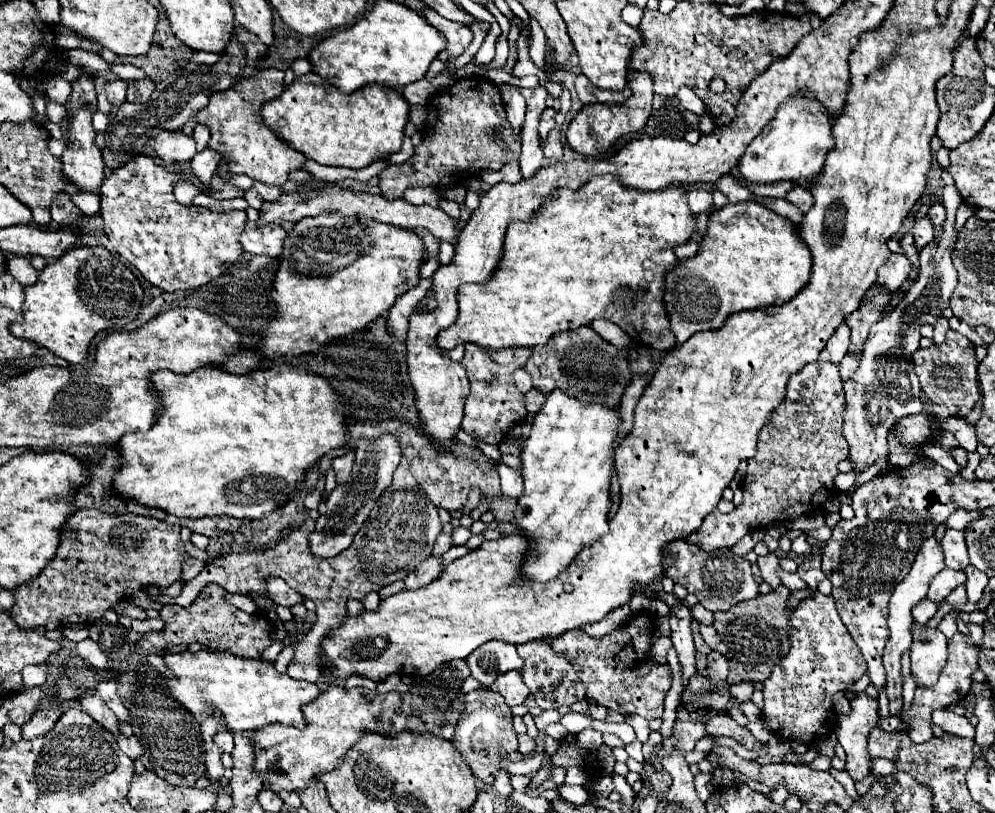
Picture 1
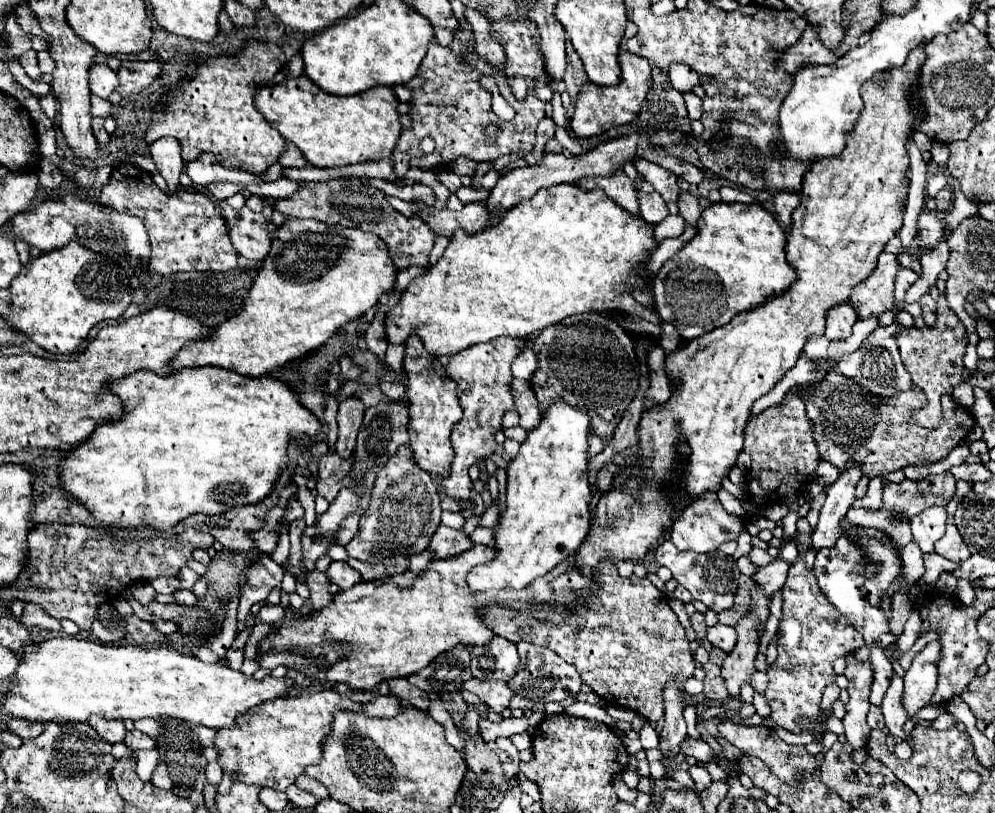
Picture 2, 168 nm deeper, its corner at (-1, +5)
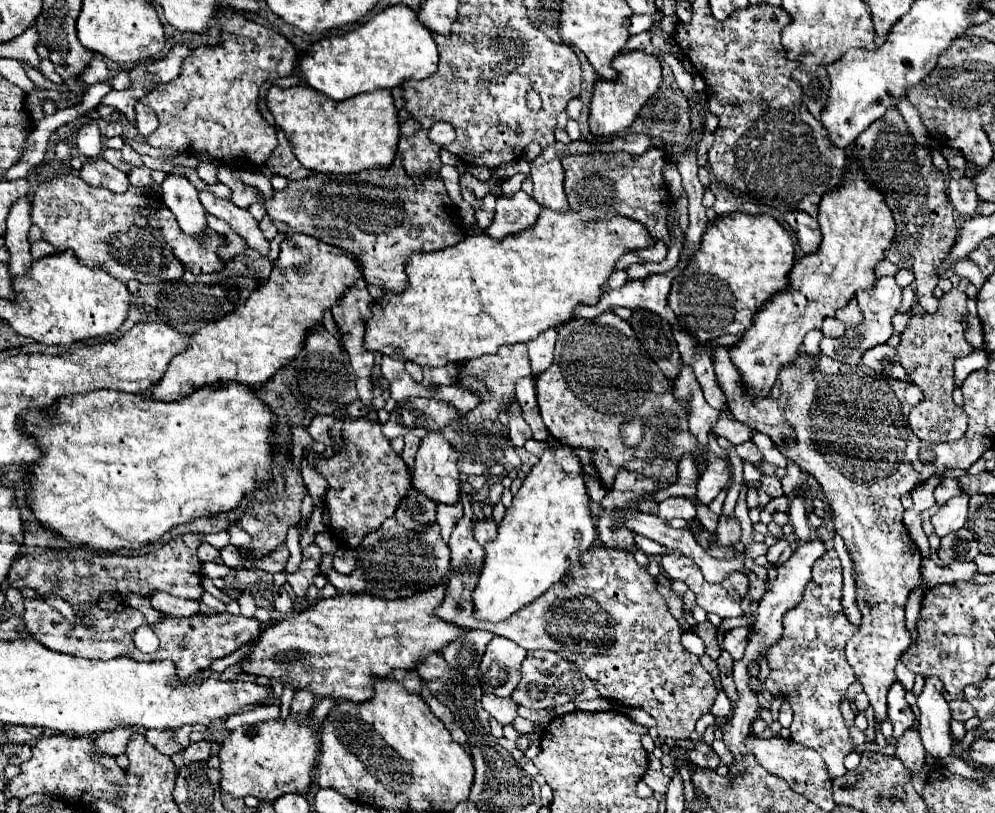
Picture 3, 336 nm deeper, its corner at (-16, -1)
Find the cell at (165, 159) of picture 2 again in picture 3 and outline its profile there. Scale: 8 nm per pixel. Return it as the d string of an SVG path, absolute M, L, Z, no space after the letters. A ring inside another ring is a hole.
M172 174L162 182L162 202L174 212L180 228L190 236L202 236L206 230L206 216L204 208L198 200L198 190L192 186L192 182L184 174Z

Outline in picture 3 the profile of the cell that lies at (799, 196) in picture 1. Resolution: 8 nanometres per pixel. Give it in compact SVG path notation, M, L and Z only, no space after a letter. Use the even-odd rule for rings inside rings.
M794 210L794 212L786 214L786 222L794 230L802 252L804 254L816 252L816 248L820 246L820 228L818 228L816 218L810 216L810 214L806 214L806 212Z

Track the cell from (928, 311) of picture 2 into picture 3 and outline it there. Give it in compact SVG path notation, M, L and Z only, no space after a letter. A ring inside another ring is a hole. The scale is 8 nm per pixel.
M890 108L880 120L870 124L856 138L856 142L846 148L846 154L860 160L866 176L884 192L894 212L896 236L892 248L886 252L886 260L892 260L896 266L910 268L914 272L918 304L928 314L936 314L938 298L934 296L934 288L938 284L938 276L934 268L942 262L944 256L950 254L960 236L952 216L954 210L946 194L944 174L932 164L930 150L916 144L896 108Z

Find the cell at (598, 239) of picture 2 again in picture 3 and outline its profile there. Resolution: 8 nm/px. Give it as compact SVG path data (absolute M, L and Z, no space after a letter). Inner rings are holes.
M542 208L538 222L504 240L480 236L466 236L454 248L444 248L434 254L412 254L408 262L410 288L400 294L384 294L380 304L374 304L374 316L366 322L364 348L388 354L400 362L414 362L418 366L446 366L448 362L464 362L494 354L502 344L518 344L536 338L548 328L574 318L578 306L596 306L616 262L640 248L654 246L648 230L624 216L584 222L574 210L552 212Z

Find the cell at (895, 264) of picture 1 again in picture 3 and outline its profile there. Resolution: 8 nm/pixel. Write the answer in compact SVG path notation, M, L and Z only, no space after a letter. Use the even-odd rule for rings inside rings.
M882 276L872 290L858 292L856 300L858 300L860 310L864 314L864 324L858 326L856 330L848 330L848 336L844 340L822 338L822 342L820 342L820 350L826 356L830 356L832 360L838 360L842 364L856 364L866 350L870 350L878 344L884 344L894 334L892 316L898 314L898 308L900 308L900 302L902 302L902 288L896 284L894 276Z

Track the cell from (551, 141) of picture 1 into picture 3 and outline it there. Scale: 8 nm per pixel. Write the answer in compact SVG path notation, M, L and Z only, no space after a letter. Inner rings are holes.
M594 152L594 154L564 156L562 158L562 166L566 172L564 190L570 208L578 210L586 220L600 220L612 214L628 216L644 224L654 240L664 240L666 244L670 244L666 216L672 202L668 202L670 194L664 186L662 166L648 166L648 152L636 160L638 162L632 162L630 154L626 152L614 152L614 154ZM590 176L594 176L594 180L590 180Z

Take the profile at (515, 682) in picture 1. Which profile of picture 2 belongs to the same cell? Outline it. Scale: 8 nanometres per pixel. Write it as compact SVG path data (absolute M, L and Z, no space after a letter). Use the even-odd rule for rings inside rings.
M471 678L463 684L463 688L477 694L479 700L497 714L501 714L509 706L509 700L513 696L513 690L507 686L507 682L499 682L499 680L481 682L477 678Z

